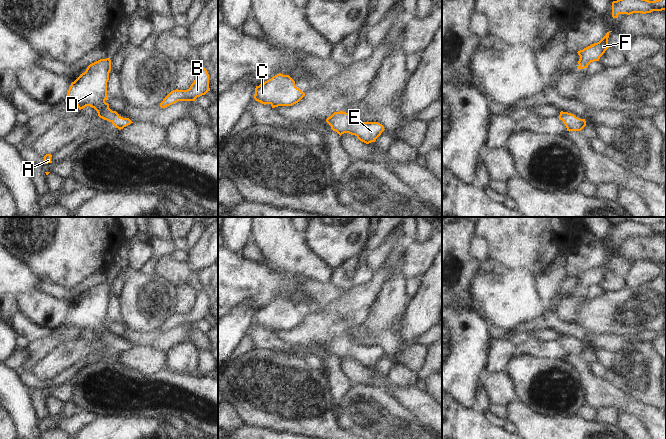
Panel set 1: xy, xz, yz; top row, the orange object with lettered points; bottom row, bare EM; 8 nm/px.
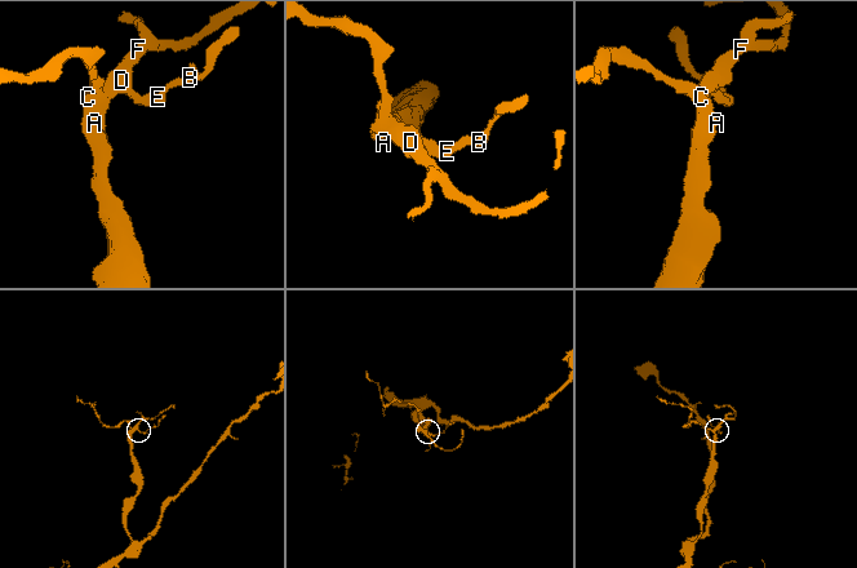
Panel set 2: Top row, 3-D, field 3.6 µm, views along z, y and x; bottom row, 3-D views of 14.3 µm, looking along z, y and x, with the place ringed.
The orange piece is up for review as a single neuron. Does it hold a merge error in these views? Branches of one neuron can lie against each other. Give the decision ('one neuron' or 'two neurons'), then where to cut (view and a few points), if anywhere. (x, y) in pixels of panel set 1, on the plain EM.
one neuron; no cut

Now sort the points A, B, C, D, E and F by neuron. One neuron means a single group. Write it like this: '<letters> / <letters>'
A B C D E F

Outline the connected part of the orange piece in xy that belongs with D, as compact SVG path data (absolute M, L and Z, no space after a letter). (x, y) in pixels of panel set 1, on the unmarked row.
M110 281L90 288L86 295L71 307L65 326L75 328L79 334L86 330L94 332L100 342L121 354L133 346L112 335L105 326L108 323L107 306L110 295Z

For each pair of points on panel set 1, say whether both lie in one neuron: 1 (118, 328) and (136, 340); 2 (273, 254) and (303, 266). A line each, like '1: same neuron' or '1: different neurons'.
1: different neurons
2: same neuron

